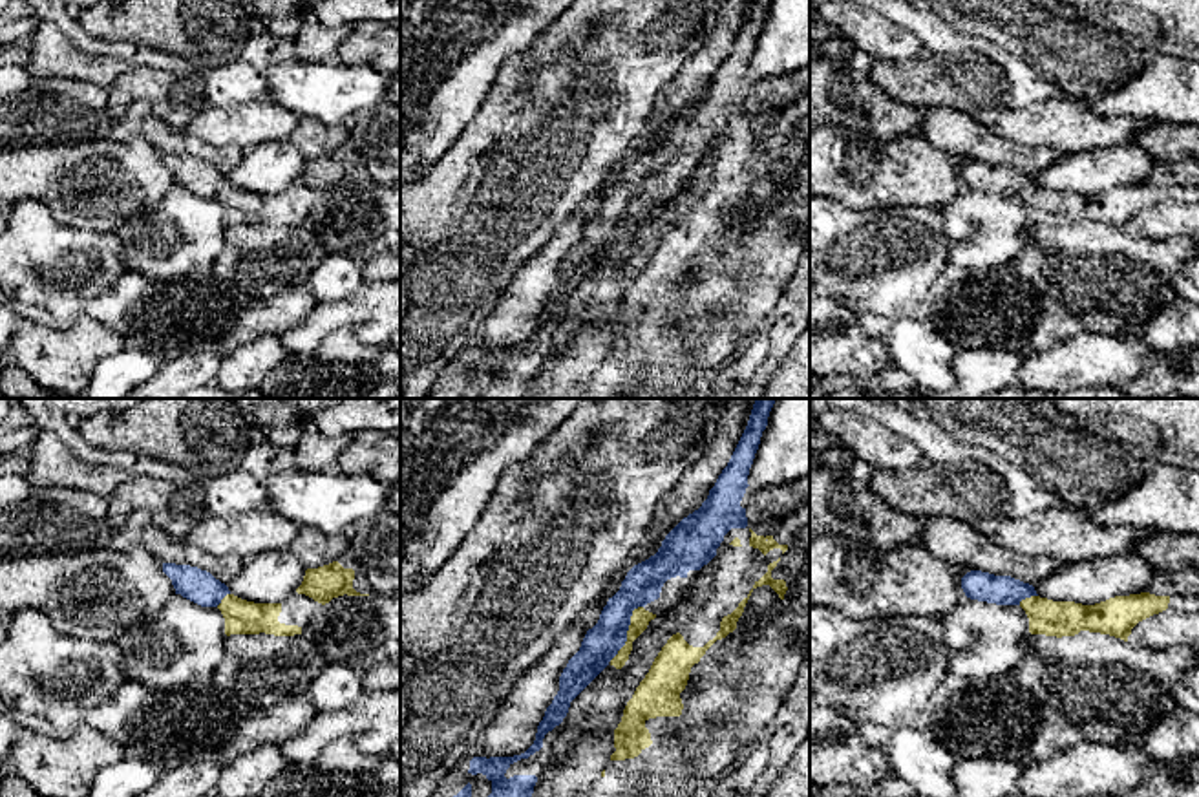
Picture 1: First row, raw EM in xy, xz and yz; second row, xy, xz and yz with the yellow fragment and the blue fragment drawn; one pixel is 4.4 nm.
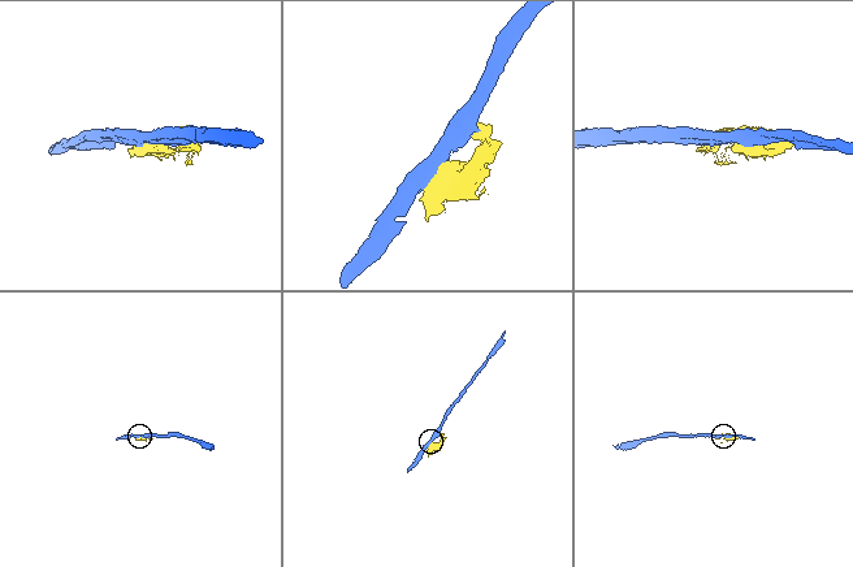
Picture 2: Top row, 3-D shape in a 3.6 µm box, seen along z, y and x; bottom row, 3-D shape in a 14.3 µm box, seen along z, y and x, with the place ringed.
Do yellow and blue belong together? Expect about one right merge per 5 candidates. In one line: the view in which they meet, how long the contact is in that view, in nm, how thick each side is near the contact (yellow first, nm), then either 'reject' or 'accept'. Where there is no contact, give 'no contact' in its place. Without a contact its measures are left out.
xz | 280 nm | 90/170 nm | reject

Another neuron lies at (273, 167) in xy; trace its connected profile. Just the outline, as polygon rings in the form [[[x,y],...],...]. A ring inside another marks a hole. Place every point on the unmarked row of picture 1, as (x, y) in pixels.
[[[289,139],[269,141],[247,150],[227,177],[247,192],[281,194],[302,175],[305,161]]]

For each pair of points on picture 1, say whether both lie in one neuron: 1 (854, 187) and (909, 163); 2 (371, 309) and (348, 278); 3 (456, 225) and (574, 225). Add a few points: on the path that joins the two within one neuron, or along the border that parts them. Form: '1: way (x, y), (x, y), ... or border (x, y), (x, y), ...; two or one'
1: way (867, 174), (896, 172); one
2: border (364, 280), (350, 297), (318, 302); two
3: border (591, 194), (532, 256); two

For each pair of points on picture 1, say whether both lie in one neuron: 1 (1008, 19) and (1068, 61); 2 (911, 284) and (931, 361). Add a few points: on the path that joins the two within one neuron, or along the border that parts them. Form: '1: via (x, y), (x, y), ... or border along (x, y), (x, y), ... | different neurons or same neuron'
1: via (1022, 19), (1053, 46) | same neuron
2: border along (903, 315), (898, 318) | different neurons

